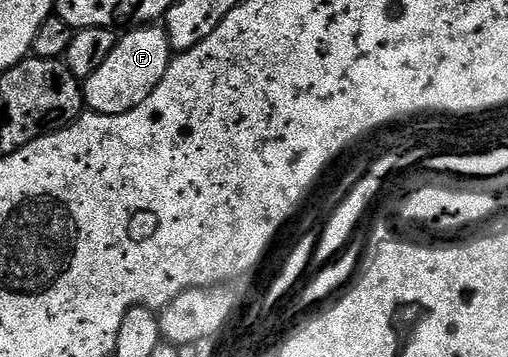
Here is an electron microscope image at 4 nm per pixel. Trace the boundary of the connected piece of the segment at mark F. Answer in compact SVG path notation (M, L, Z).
M159 24L132 27L125 33L128 34L117 40L106 63L102 63L102 67L83 82L84 104L91 112L122 115L138 107L138 103L142 103L142 99L146 99L150 91L162 83L162 75L166 75L166 67L172 62L174 54L168 42L168 32Z

